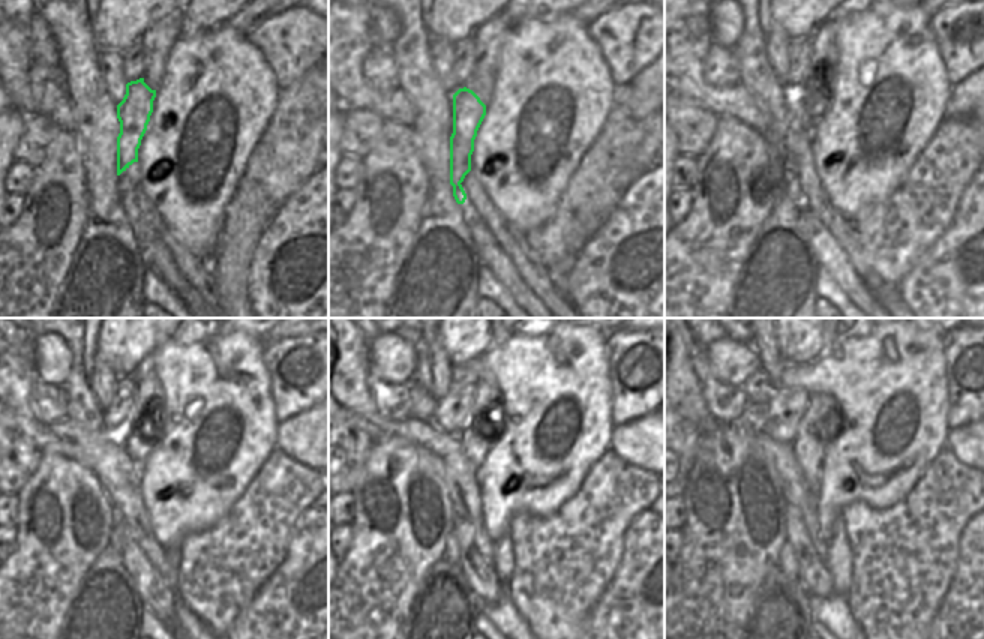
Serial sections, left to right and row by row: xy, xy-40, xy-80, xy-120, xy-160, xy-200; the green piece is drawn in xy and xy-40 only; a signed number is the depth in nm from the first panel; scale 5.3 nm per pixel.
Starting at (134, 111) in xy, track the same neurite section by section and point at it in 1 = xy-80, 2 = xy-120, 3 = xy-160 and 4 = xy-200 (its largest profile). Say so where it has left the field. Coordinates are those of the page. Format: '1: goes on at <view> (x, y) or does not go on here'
1: goes on at xy-80 (792, 191)
2: goes on at xy-120 (117, 539)
3: goes on at xy-160 (452, 548)
4: goes on at xy-200 (786, 563)

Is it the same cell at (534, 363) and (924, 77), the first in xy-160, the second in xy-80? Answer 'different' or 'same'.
same

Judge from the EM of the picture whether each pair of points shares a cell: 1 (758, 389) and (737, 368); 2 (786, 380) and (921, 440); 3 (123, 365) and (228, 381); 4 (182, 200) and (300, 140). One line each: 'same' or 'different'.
1: different
2: same
3: different
4: different

